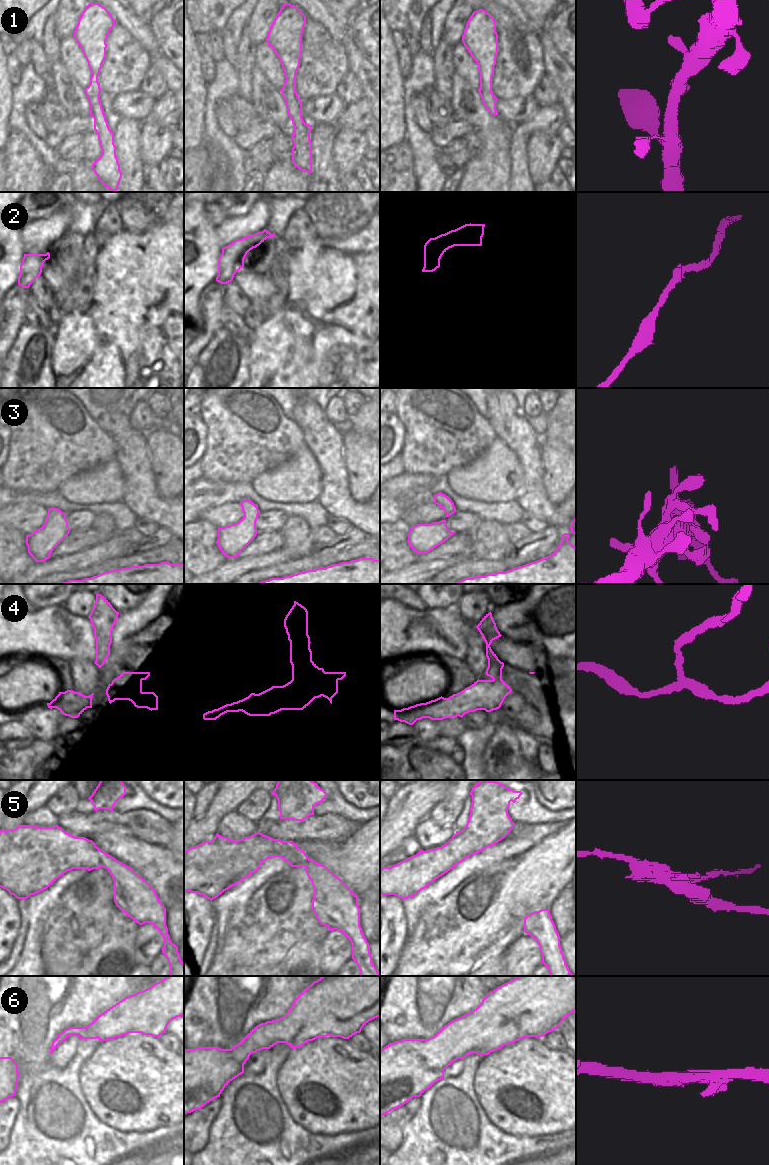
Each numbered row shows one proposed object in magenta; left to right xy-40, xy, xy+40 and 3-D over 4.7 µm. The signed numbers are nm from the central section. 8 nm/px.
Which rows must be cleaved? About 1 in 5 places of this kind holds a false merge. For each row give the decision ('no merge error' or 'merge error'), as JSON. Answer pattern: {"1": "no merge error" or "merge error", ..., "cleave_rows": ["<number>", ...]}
{"1": "no merge error", "2": "no merge error", "3": "no merge error", "4": "merge error", "5": "merge error", "6": "no merge error", "cleave_rows": ["4", "5"]}

